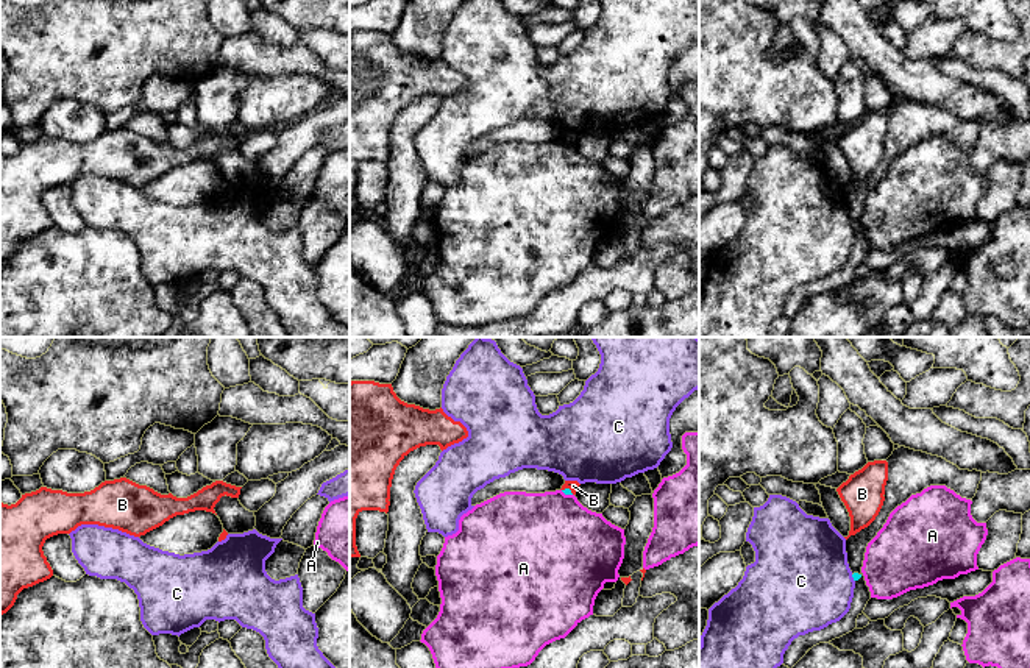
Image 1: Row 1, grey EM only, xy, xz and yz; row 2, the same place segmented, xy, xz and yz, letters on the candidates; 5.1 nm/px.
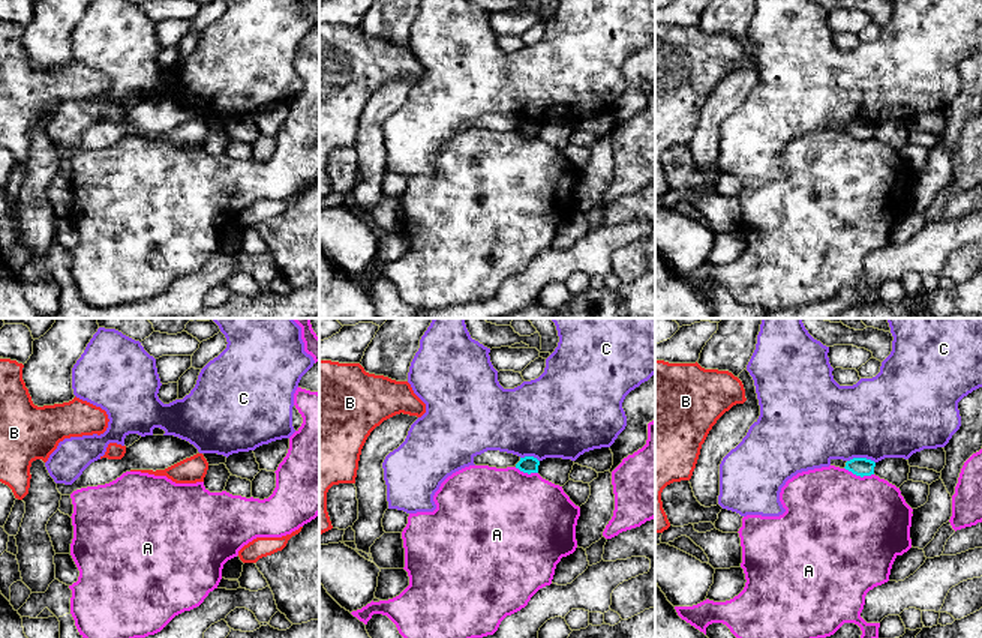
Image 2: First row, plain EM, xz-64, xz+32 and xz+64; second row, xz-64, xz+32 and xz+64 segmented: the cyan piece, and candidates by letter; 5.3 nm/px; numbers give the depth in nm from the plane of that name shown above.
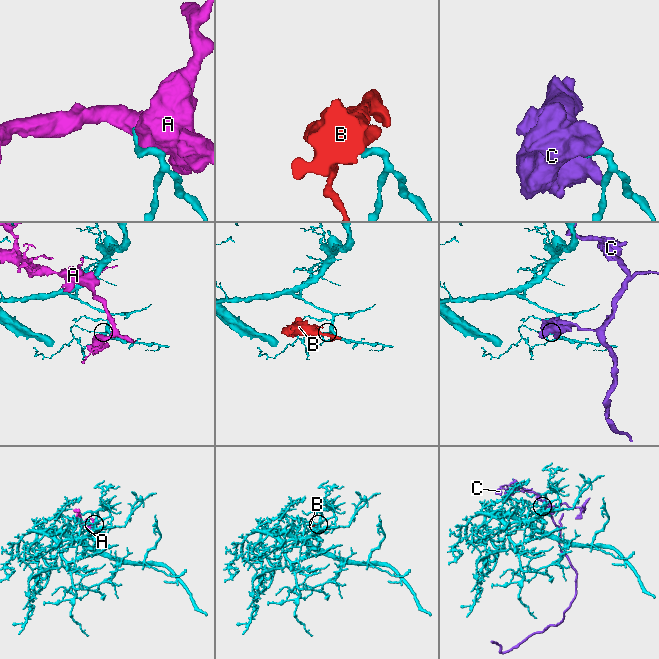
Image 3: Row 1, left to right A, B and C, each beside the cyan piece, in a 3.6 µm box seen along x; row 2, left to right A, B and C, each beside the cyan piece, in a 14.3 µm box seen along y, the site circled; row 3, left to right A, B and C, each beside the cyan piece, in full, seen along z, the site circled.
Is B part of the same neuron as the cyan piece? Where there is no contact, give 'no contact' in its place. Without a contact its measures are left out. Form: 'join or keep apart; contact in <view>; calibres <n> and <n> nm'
keep apart; contact in xz; calibres 30 and 60 nm

